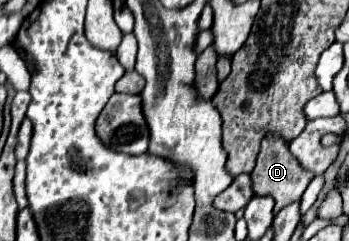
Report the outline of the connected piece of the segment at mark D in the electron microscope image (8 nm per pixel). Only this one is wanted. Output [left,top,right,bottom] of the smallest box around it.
[251,134,313,212]

